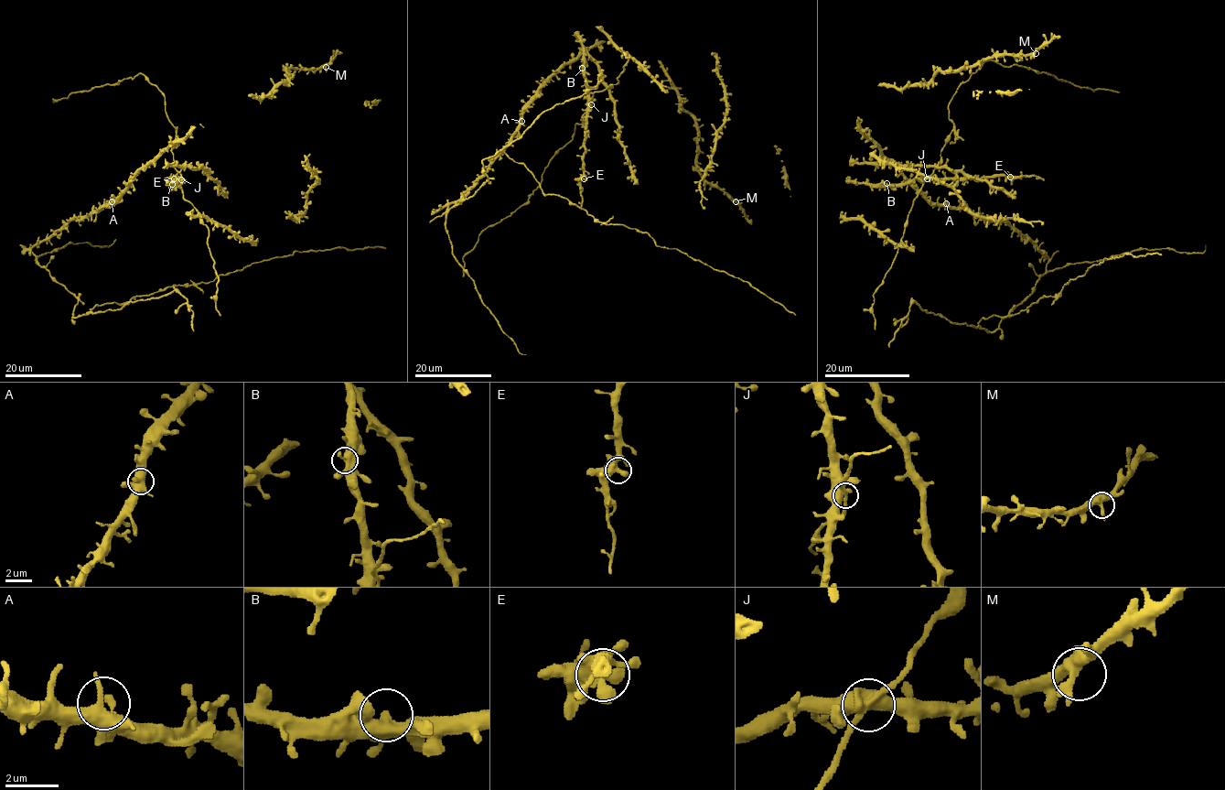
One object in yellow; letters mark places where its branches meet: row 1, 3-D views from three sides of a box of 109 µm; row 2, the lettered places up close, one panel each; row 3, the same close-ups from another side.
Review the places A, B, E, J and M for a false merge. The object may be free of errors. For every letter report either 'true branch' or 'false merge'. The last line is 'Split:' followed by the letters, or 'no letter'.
A: true branch
B: true branch
E: true branch
J: true branch
M: true branch
Split: no letter

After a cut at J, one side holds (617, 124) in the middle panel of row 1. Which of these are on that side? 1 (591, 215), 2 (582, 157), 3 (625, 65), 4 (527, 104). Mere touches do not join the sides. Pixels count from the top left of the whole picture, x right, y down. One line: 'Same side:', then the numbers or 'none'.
Same side: 2, 4

